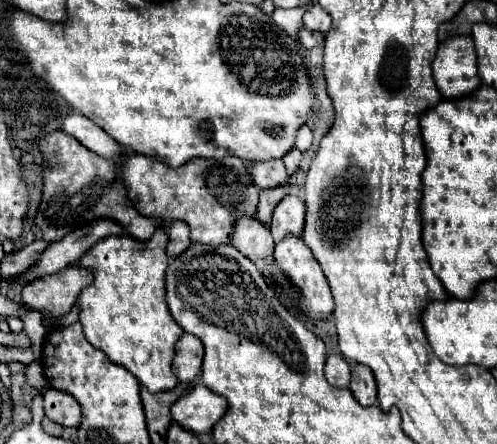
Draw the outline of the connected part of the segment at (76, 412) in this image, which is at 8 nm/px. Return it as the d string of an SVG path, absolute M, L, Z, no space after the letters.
M46 387L42 395L44 395L44 413L48 419L68 427L80 425L82 411L72 395L64 391L56 391L54 387Z

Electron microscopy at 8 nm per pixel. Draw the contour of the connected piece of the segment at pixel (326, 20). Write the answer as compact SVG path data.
M314 5L310 11L304 13L304 27L310 31L326 33L330 29L330 23L332 23L332 19L320 5Z

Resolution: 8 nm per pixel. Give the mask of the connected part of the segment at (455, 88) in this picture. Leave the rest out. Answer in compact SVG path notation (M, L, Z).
M456 35L442 41L432 63L432 73L440 95L446 99L468 95L480 87L472 37Z

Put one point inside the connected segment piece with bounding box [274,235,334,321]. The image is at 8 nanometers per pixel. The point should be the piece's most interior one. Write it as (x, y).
(292, 253)

